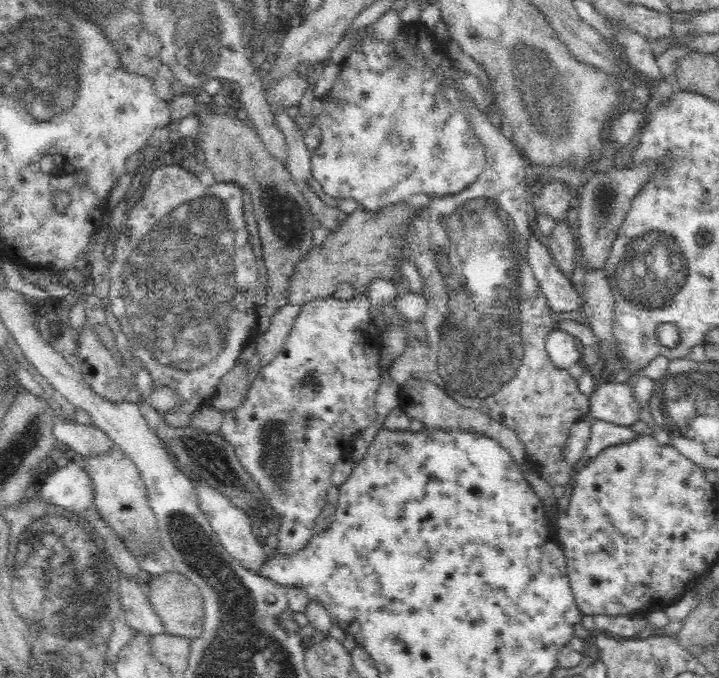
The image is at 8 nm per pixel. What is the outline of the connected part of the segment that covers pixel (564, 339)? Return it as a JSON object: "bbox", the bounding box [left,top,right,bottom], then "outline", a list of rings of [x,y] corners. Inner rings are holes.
{"bbox":[546,327,583,369],"outline":[[[556,327],[550,332],[546,344],[551,359],[558,367],[570,369],[575,364],[581,363],[583,352],[580,340],[566,329]]]}

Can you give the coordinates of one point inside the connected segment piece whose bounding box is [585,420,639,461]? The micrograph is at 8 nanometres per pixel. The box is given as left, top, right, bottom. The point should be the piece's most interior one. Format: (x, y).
(604, 434)

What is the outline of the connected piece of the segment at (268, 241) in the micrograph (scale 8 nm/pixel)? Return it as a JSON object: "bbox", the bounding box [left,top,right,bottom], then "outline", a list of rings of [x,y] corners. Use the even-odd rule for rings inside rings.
{"bbox":[195,113,315,333],"outline":[[[233,113],[226,116],[217,114],[202,114],[203,124],[199,128],[195,141],[199,143],[203,154],[205,154],[206,165],[212,174],[212,181],[232,182],[243,193],[248,193],[251,200],[251,213],[257,224],[259,241],[261,244],[263,263],[266,269],[266,300],[264,306],[259,305],[257,311],[257,321],[255,328],[260,333],[265,333],[270,328],[270,322],[274,314],[287,304],[286,285],[289,274],[293,271],[294,265],[302,255],[308,252],[313,240],[313,222],[315,219],[312,205],[301,191],[301,187],[294,181],[294,177],[287,170],[285,162],[276,157],[268,147],[266,142],[260,137],[258,130],[248,127],[244,123],[244,116]]]}

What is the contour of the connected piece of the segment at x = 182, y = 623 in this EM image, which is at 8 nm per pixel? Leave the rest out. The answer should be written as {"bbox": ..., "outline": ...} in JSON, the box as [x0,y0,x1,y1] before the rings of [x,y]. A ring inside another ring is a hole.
{"bbox":[147,570,204,640],"outline":[[[176,570],[168,574],[156,575],[150,578],[147,590],[150,601],[166,625],[167,634],[185,637],[194,640],[199,638],[203,631],[204,609],[203,598],[197,586],[184,574]]]}

